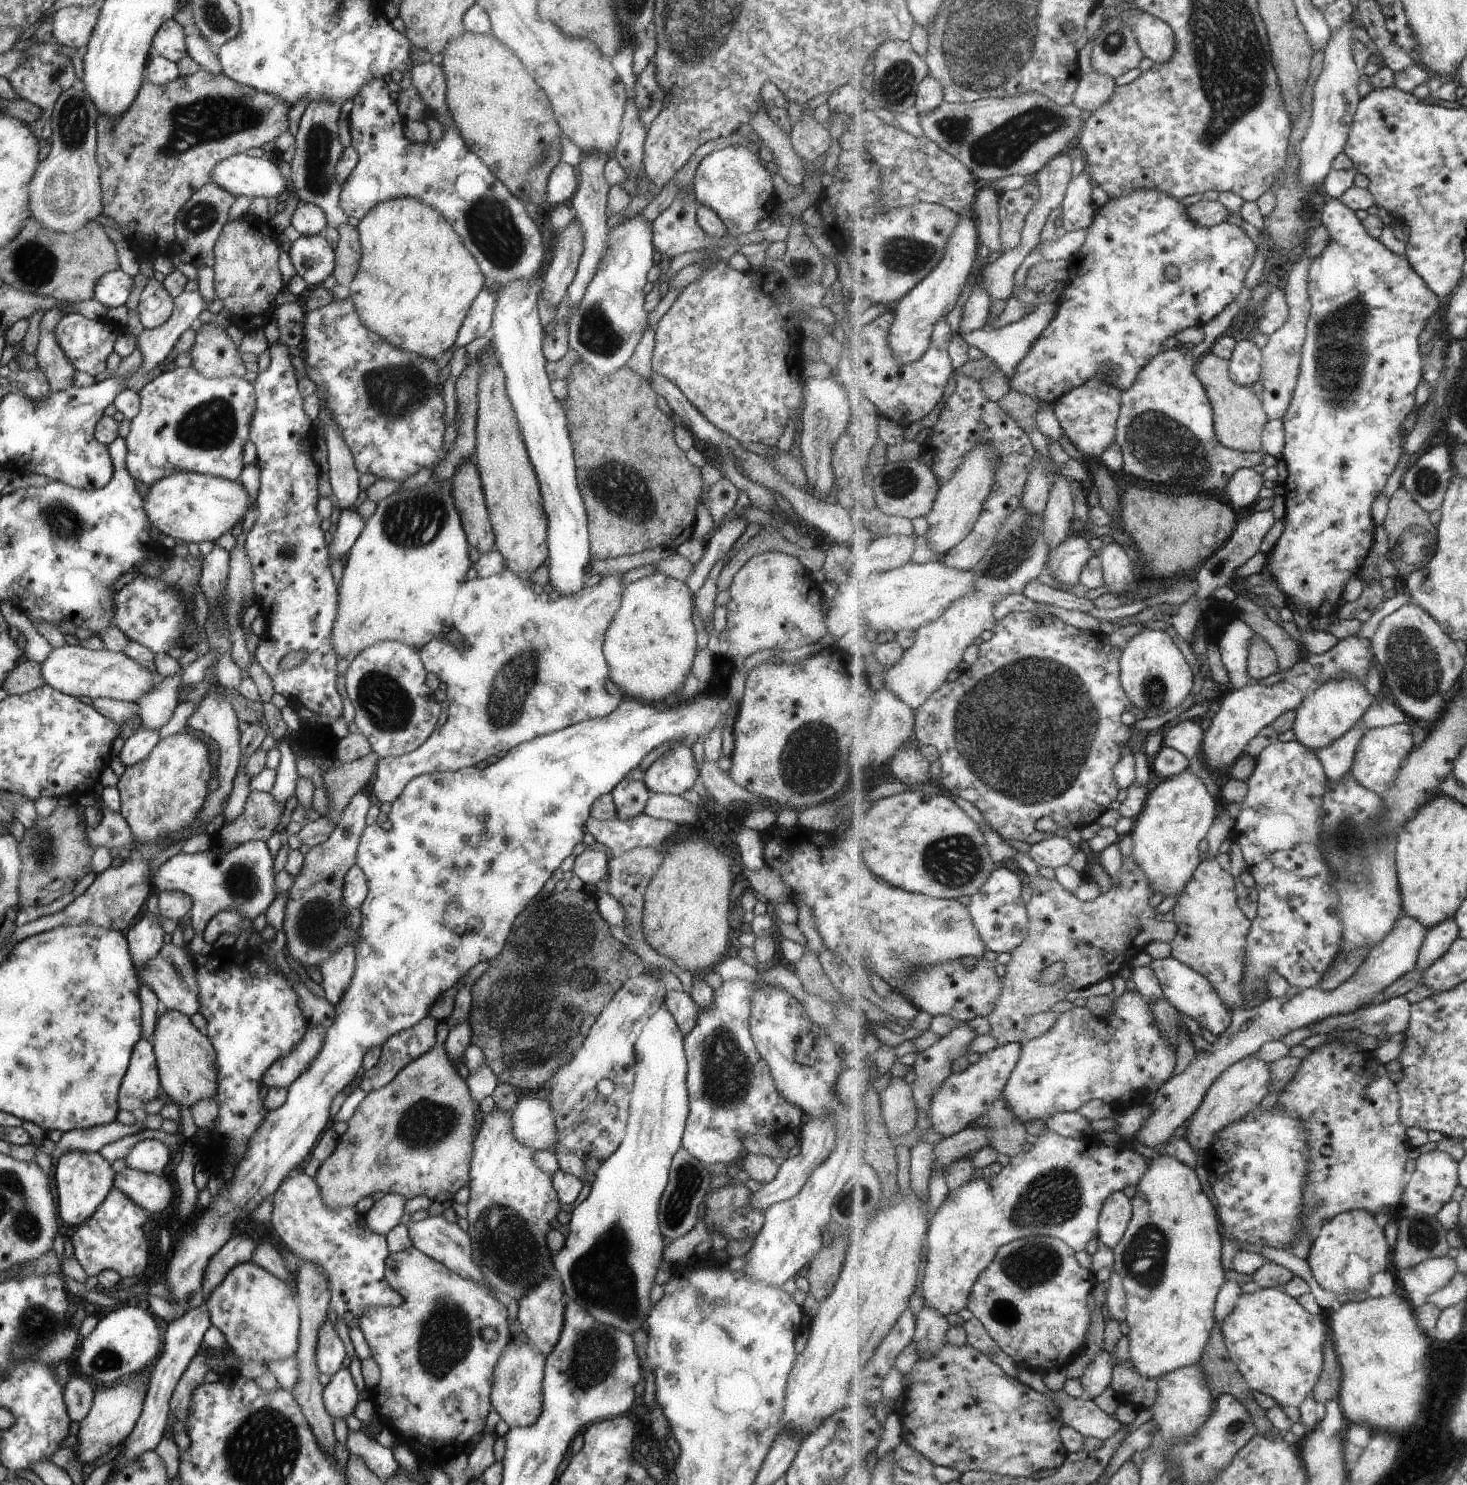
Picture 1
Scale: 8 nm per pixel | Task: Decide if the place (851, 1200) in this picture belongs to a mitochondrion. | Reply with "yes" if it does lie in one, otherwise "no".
yes

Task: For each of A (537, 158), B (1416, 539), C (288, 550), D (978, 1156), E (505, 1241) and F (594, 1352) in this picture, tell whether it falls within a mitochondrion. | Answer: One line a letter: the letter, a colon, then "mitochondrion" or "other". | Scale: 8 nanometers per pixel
A: mitochondrion
B: mitochondrion
C: mitochondrion
D: other
E: mitochondrion
F: mitochondrion

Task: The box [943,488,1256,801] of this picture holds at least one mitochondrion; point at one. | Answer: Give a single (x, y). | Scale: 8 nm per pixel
(1030, 720)

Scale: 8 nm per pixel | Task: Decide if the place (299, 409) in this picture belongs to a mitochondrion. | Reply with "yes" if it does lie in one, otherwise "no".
no

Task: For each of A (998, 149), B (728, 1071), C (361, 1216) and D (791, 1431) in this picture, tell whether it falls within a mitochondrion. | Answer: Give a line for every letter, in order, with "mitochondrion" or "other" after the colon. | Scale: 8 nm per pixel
A: mitochondrion
B: mitochondrion
C: other
D: other

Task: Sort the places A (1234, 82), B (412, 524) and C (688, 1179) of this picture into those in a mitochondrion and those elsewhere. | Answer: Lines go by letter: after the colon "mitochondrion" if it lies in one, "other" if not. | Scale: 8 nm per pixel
A: mitochondrion
B: mitochondrion
C: mitochondrion

